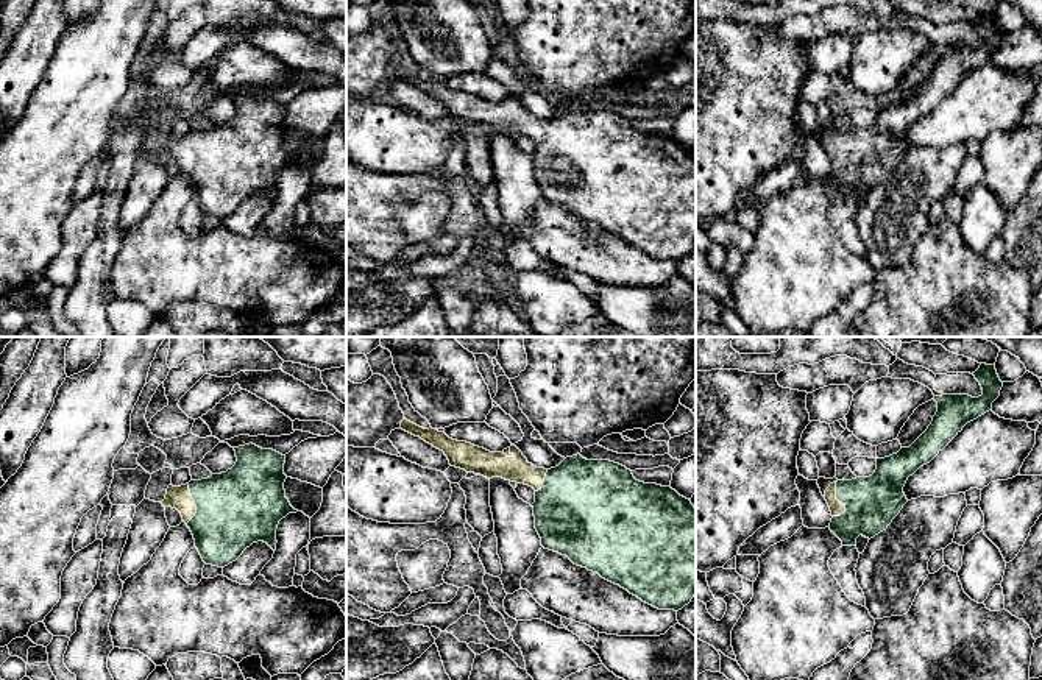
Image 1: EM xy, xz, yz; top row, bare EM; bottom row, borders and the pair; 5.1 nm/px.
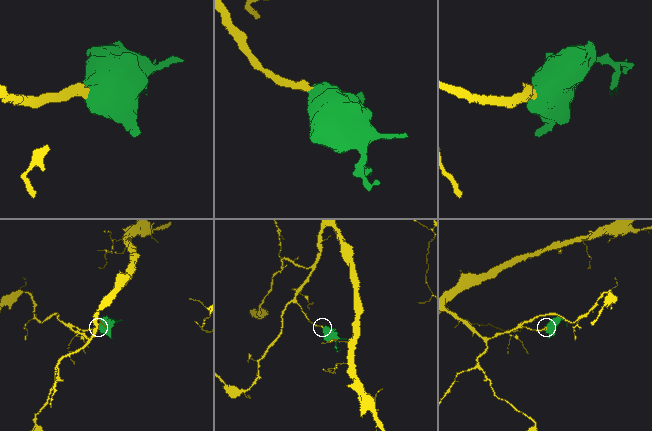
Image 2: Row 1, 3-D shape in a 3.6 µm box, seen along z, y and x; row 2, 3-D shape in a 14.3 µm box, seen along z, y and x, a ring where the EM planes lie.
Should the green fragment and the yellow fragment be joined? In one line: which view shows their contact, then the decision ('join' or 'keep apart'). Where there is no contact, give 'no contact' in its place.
yz | join

